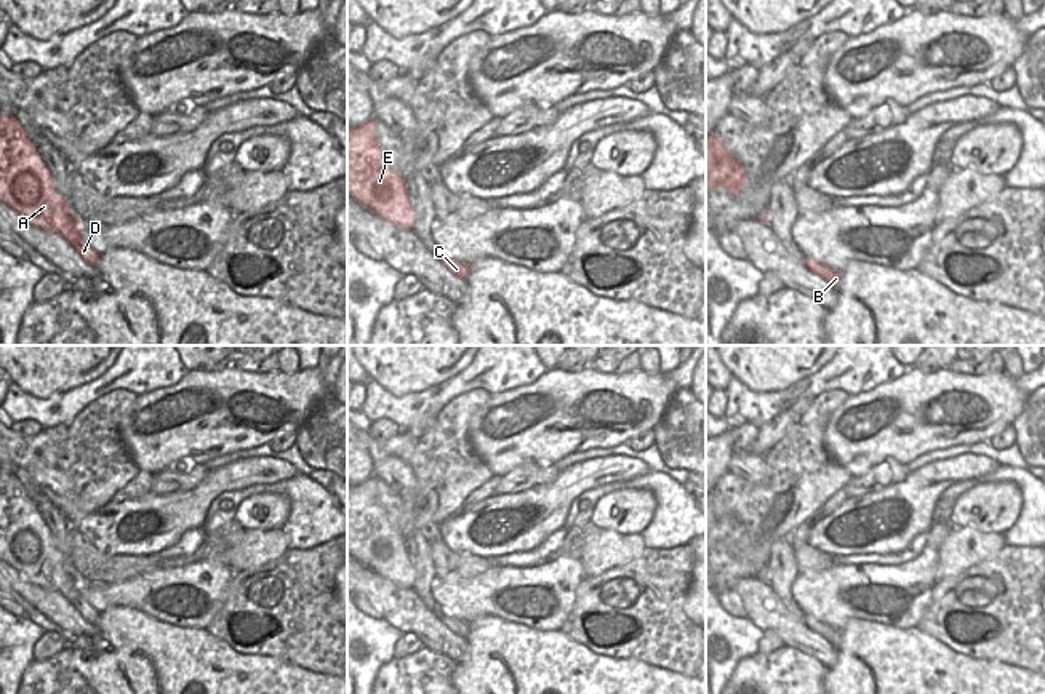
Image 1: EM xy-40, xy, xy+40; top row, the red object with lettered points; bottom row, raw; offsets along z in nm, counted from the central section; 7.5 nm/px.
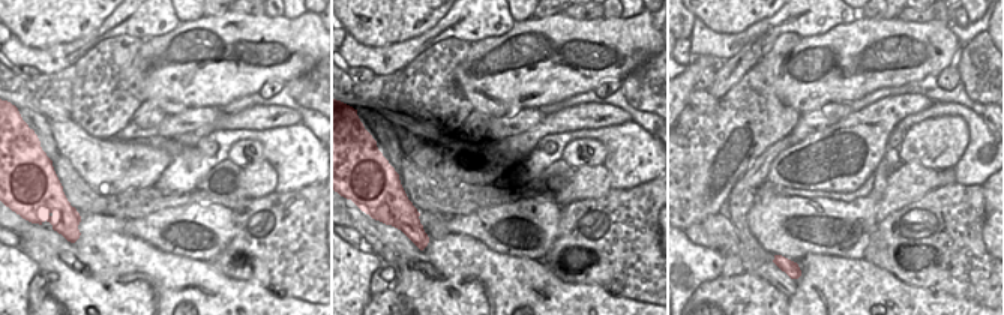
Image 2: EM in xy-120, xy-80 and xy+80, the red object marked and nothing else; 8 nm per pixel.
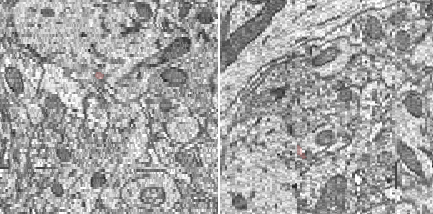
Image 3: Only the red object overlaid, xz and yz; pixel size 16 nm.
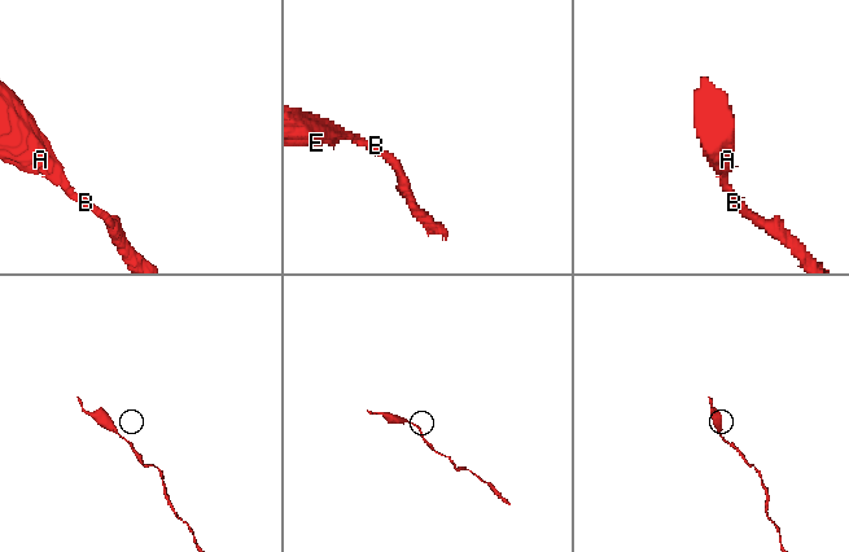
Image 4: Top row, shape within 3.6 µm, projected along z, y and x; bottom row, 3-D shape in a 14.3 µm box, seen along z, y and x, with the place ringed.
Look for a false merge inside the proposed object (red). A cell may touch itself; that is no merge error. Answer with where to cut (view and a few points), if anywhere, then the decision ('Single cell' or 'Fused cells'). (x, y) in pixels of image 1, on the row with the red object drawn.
No split. Single cell

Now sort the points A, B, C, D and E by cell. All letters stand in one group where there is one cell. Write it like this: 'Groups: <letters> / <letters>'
Groups: A B C D E

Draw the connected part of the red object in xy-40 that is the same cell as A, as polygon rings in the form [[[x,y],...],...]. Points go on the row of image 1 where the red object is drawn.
[[[0,114],[0,203],[30,225],[61,235],[96,267],[101,254],[82,237],[82,221],[69,213],[67,200],[54,189],[48,166],[14,114]]]

